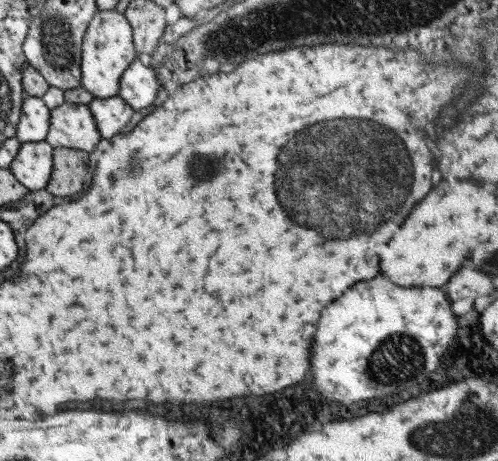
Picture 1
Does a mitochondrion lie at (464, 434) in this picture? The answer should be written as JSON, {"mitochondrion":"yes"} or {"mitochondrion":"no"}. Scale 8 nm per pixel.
{"mitochondrion":"yes"}

